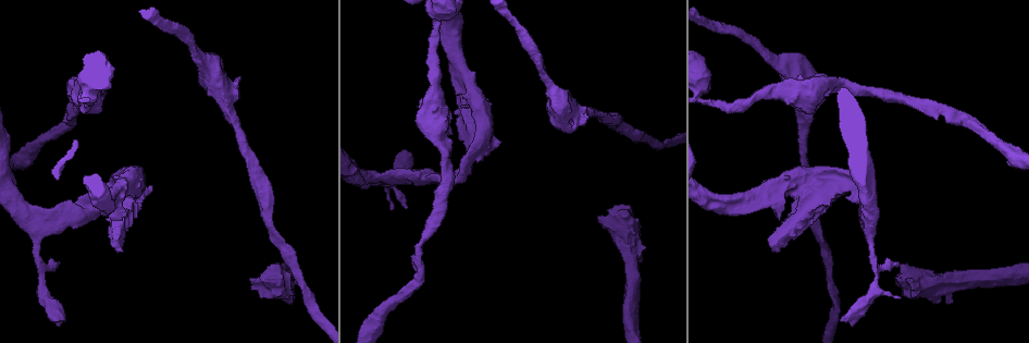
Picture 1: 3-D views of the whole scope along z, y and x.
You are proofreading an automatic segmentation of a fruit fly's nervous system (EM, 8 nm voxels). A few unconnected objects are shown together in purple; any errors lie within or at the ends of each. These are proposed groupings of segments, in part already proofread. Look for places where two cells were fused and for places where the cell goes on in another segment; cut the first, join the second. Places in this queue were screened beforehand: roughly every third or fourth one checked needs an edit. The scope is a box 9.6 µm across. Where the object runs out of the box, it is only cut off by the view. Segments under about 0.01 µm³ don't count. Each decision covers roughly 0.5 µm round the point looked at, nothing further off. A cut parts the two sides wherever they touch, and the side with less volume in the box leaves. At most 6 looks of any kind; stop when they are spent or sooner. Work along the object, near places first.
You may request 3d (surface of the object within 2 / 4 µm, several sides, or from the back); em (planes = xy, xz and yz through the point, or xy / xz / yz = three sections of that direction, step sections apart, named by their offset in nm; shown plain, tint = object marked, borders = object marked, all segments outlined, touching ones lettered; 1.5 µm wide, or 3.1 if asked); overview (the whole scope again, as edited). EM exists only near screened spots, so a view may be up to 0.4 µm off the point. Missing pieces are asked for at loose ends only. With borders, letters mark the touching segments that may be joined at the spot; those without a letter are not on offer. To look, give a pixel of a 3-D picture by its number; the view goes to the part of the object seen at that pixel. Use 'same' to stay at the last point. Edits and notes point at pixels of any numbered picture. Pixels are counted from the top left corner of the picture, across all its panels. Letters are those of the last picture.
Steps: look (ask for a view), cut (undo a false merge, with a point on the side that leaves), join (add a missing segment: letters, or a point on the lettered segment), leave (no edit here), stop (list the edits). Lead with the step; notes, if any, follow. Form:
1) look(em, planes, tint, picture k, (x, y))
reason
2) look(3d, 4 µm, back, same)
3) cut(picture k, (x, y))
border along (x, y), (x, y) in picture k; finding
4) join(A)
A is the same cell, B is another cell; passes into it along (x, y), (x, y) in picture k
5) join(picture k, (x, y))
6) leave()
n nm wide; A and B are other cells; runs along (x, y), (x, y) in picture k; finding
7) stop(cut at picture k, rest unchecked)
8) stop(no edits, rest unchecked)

look(em, planes, tint, picture 1, (781, 94))
sudden change in width

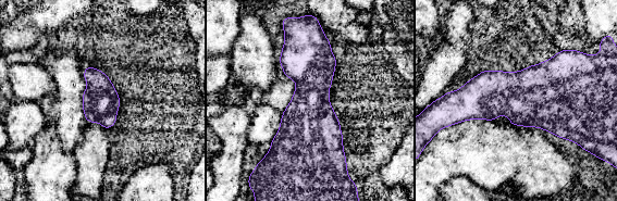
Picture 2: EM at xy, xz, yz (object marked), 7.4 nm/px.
look(em, planes, borders, same)

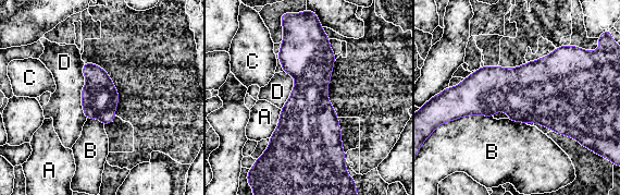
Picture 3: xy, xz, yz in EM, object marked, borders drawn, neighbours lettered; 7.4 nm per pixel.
leave()
500 nm wide; A, B, C and D are other cells; border along (463, 116), (490, 116), (493, 118) in picture 3; one cell here

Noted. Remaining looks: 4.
look(3d, 4 µm, back, picture 1, (428, 177))
an open end

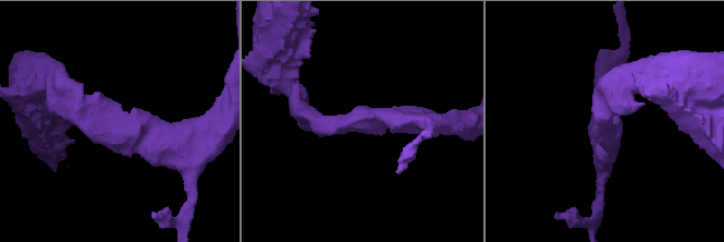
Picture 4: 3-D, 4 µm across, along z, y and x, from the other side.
look(em, planes, borders, picture 4, (119, 104))
arms of 280, 320 nm

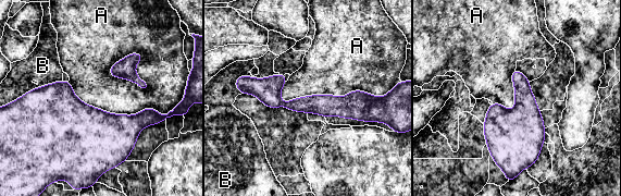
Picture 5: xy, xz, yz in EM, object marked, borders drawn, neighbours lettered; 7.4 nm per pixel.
leave()
A touches over 750 nm; A and B are other cells; none of them fits

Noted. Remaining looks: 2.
stop(no edits, rest unchecked)

